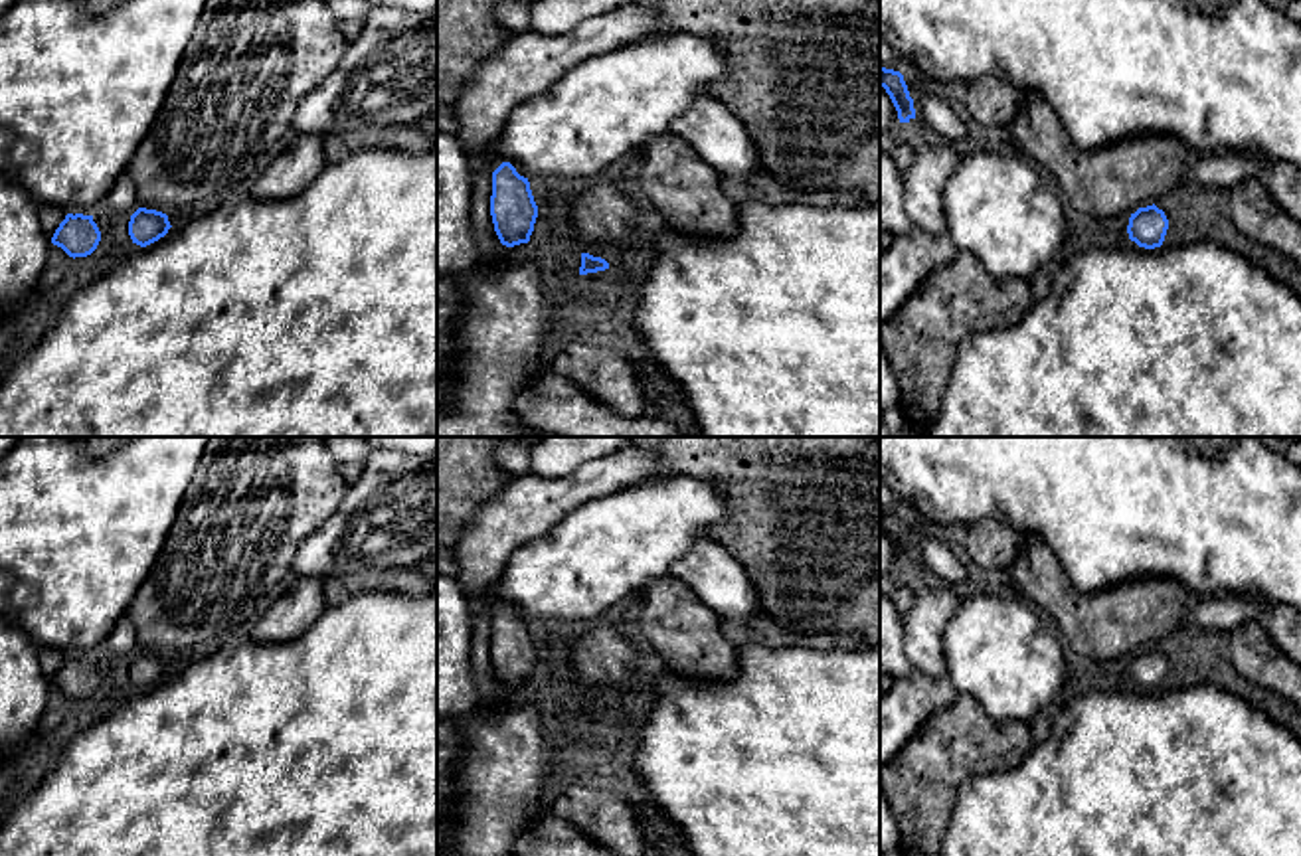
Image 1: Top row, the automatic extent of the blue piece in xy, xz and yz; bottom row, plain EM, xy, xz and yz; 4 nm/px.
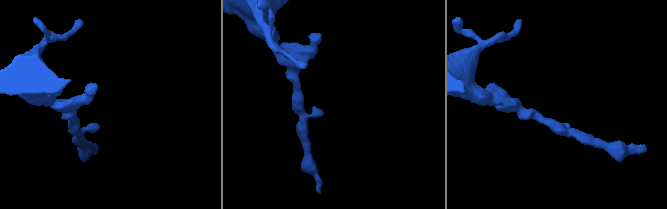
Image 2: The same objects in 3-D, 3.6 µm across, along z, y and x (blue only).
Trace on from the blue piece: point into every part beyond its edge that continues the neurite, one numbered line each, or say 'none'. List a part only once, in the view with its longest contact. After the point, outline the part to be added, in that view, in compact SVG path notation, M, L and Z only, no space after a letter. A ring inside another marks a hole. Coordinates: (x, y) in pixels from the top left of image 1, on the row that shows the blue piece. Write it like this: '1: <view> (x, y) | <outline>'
none

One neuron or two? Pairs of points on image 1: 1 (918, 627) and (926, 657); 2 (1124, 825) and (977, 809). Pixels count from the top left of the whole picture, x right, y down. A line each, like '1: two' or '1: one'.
1: one
2: one

